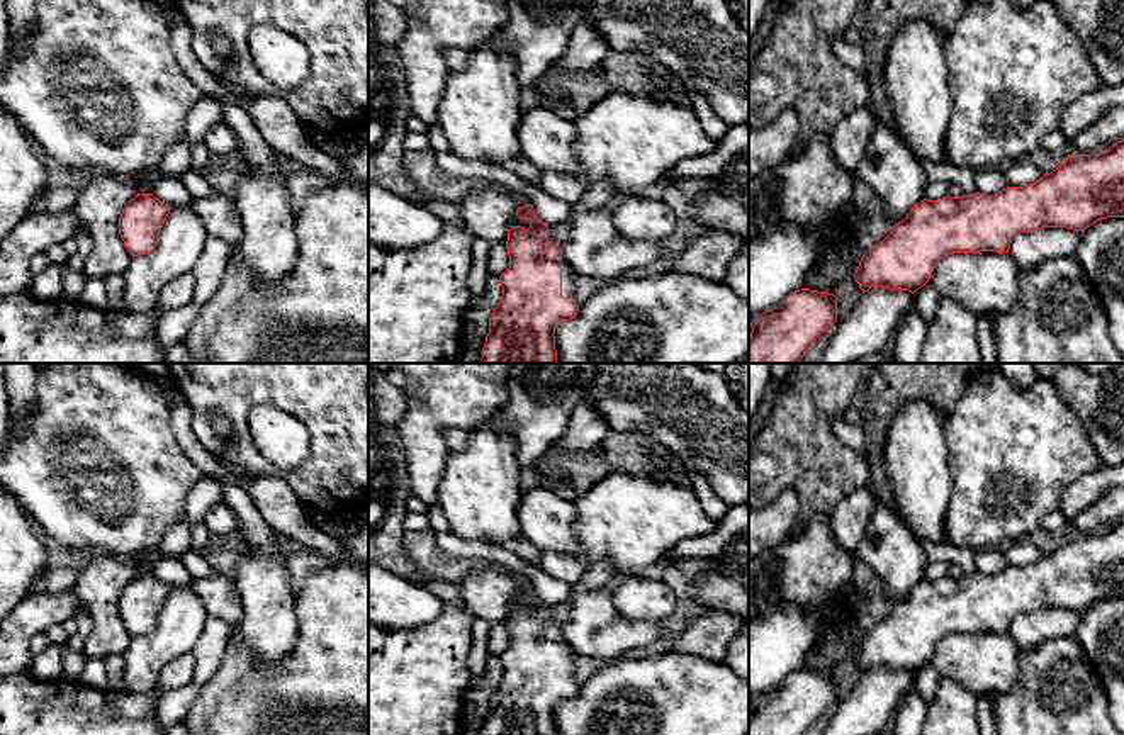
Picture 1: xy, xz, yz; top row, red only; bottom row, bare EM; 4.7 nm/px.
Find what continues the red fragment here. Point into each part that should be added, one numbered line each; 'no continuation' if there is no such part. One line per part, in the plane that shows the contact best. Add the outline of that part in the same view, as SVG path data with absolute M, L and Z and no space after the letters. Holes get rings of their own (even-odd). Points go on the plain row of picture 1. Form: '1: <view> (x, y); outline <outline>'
1: xz (567, 654); outline M562 633L562 676L564 677L572 677L574 679L574 672L572 672L572 667L570 667L574 657L576 657L576 652L565 642L564 633Z

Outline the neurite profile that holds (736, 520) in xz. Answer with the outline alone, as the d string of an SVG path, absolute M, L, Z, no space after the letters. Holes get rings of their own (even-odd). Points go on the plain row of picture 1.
M749 504L730 508L728 513L718 521L718 528L711 533L701 538L681 541L667 552L666 562L691 558L718 560L727 555L732 538L744 530L749 530Z

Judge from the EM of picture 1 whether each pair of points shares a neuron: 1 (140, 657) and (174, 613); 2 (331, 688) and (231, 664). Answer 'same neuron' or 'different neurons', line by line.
1: same neuron
2: same neuron

